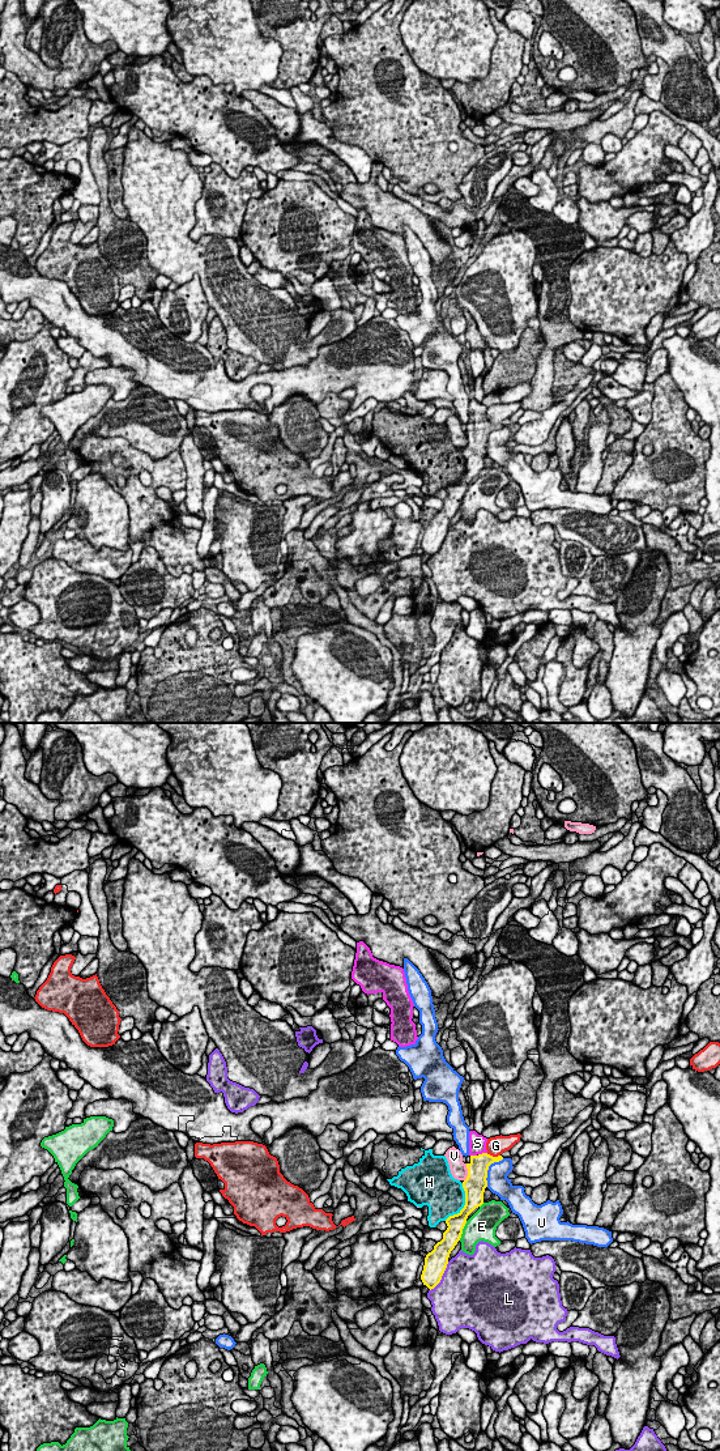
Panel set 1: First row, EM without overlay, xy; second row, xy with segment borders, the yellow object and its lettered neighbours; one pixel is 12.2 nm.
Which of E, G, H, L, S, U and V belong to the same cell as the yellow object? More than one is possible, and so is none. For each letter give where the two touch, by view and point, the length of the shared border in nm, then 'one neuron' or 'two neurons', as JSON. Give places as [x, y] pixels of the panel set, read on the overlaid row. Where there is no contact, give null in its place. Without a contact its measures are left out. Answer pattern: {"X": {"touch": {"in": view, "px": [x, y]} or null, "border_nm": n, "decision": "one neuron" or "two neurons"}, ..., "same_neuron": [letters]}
{"E": {"touch": {"in": "xy", "px": [461, 1230]}, "border_nm": 260, "decision": "two neurons"}, "G": {"touch": {"in": "xy", "px": [491, 1156]}, "border_nm": 180, "decision": "two neurons"}, "H": {"touch": {"in": "xy", "px": [465, 1204]}, "border_nm": 500, "decision": "two neurons"}, "L": {"touch": {"in": "xy", "px": [442, 1275]}, "border_nm": 440, "decision": "two neurons"}, "S": {"touch": {"in": "xy", "px": [482, 1153]}, "border_nm": 120, "decision": "one neuron"}, "U": {"touch": {"in": "xy", "px": [488, 1169]}, "border_nm": 420, "decision": "two neurons"}, "V": {"touch": {"in": "xy", "px": [468, 1173]}, "border_nm": 220, "decision": "two neurons"}, "same_neuron": ["S"]}

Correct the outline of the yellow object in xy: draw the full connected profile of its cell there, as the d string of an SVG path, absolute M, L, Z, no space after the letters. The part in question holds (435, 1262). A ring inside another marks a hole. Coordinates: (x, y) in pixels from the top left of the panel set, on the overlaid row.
M476 1131L469 1132L470 1162L466 1163L468 1176L463 1182L465 1205L457 1214L450 1216L446 1220L448 1227L443 1233L443 1239L425 1258L421 1280L430 1290L440 1282L450 1254L461 1238L468 1216L483 1204L489 1166L503 1159L502 1156L490 1156L486 1150L486 1142L487 1139L482 1135L478 1135Z

